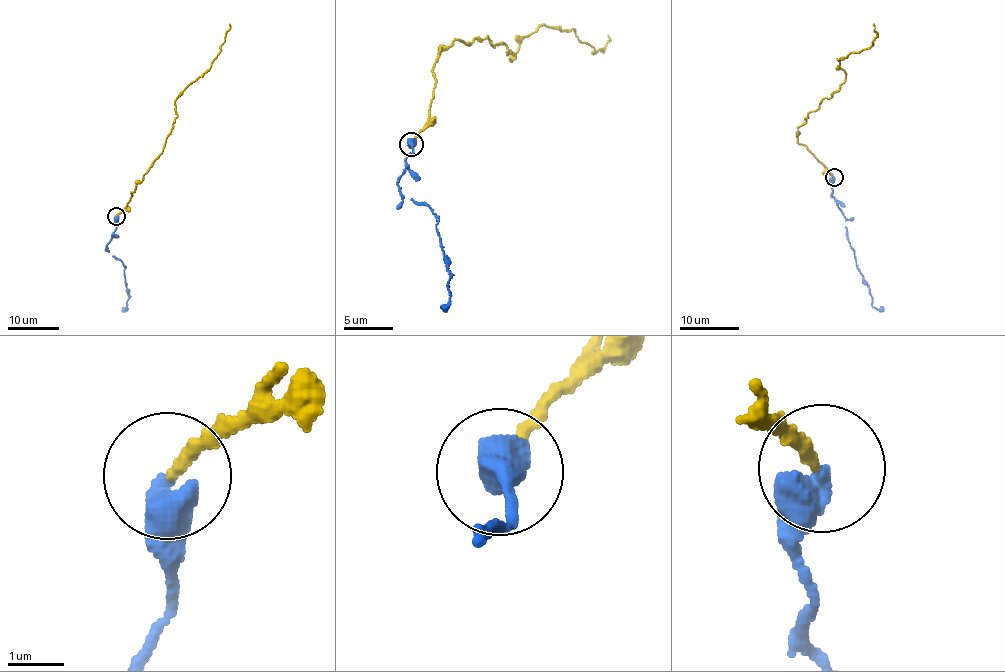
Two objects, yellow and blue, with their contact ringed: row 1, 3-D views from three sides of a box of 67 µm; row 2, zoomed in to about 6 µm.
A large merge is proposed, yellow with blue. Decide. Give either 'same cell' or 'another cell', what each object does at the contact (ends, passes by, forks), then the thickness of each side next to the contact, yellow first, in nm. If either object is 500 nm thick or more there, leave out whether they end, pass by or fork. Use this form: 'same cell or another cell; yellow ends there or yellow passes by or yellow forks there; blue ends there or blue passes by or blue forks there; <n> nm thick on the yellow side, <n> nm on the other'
same cell; 180 nm thick on the yellow side, 500 nm on the other

